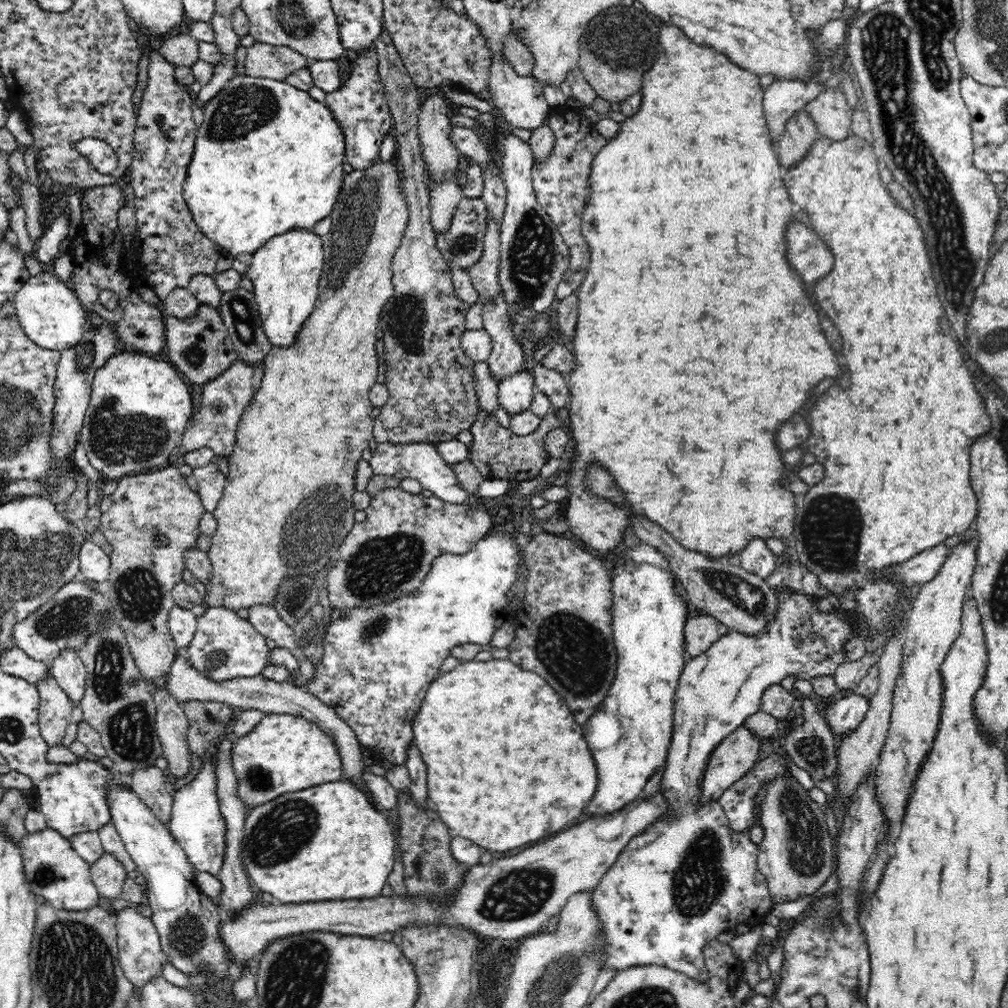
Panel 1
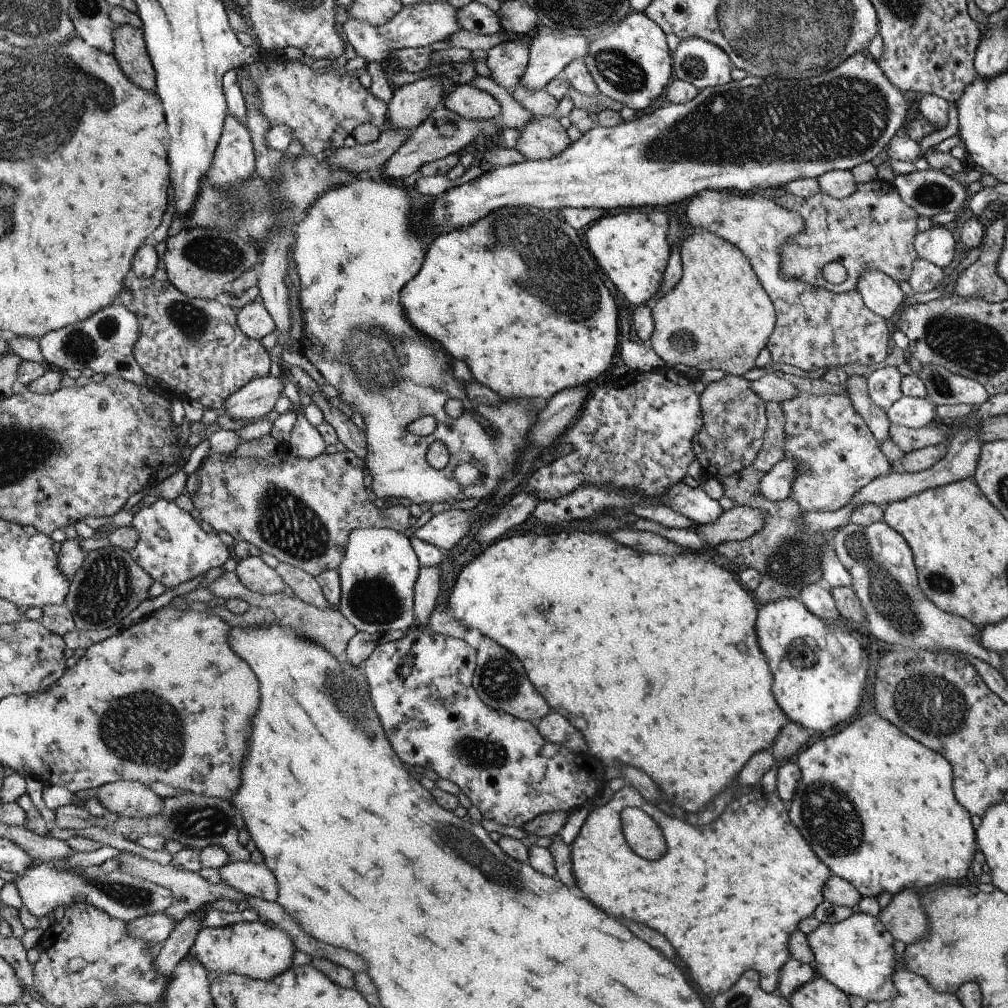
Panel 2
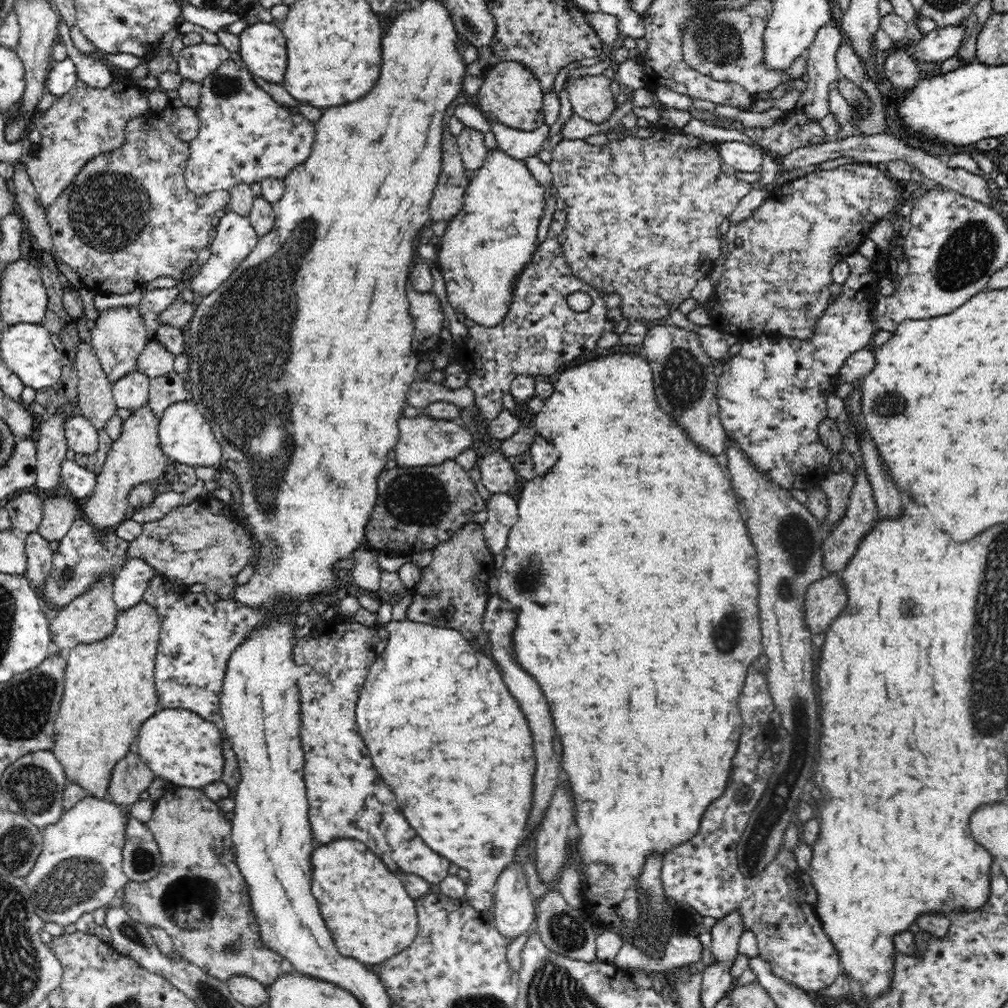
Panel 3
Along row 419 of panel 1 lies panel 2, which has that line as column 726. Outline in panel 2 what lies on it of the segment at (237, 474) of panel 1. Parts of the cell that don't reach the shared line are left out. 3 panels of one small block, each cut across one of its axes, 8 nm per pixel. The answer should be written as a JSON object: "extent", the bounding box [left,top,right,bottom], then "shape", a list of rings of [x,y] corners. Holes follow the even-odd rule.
{"extent":[648,230,776,376],"shape":[[[697,230],[681,242],[682,276],[666,296],[651,306],[654,330],[648,343],[662,358],[666,369],[684,364],[700,371],[723,370],[730,375],[742,376],[755,367],[760,350],[768,344],[768,338],[776,326],[776,310],[750,261],[742,250],[730,244],[718,234]]]}

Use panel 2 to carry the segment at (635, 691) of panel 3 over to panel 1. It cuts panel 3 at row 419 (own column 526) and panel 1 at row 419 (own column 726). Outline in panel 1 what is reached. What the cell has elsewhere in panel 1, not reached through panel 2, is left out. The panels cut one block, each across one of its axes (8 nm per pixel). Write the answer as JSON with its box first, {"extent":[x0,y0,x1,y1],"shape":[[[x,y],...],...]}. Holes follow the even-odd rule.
{"extent":[560,24,842,560],"shape":[[[662,24],[662,26],[660,26],[660,40],[658,40],[658,56],[656,56],[652,68],[644,74],[641,95],[642,106],[640,106],[638,114],[626,117],[623,122],[619,123],[620,130],[618,130],[618,134],[609,138],[608,142],[594,157],[589,176],[590,196],[582,213],[581,232],[590,248],[591,256],[587,274],[576,291],[580,304],[578,308],[576,332],[574,332],[574,338],[572,338],[572,345],[570,346],[574,354],[575,368],[567,378],[570,389],[570,408],[566,428],[570,435],[573,435],[576,452],[568,463],[568,471],[565,472],[567,477],[566,489],[569,494],[563,502],[560,502],[560,508],[564,507],[562,509],[564,509],[565,516],[567,516],[567,526],[569,526],[570,532],[575,536],[573,538],[576,538],[576,540],[586,545],[586,548],[594,548],[594,550],[598,550],[605,554],[607,552],[616,553],[616,548],[620,548],[620,544],[622,544],[622,530],[630,528],[628,510],[634,512],[634,514],[644,514],[644,516],[648,516],[652,522],[660,524],[664,530],[668,530],[668,532],[676,538],[676,541],[678,541],[678,544],[682,545],[682,547],[704,553],[704,555],[708,555],[708,557],[714,559],[723,560],[724,558],[730,558],[730,556],[732,556],[734,560],[739,552],[748,544],[749,540],[757,538],[766,540],[770,537],[780,537],[784,539],[784,545],[790,546],[793,539],[798,497],[781,485],[781,480],[786,477],[788,468],[782,463],[782,450],[777,447],[776,430],[778,430],[778,427],[782,423],[785,423],[788,418],[792,418],[794,414],[800,413],[796,412],[796,410],[800,410],[798,406],[802,406],[802,404],[808,400],[810,390],[812,390],[822,378],[826,378],[826,376],[840,376],[840,374],[842,374],[842,368],[840,368],[840,364],[838,364],[838,360],[836,360],[836,356],[834,356],[834,352],[832,352],[832,348],[830,348],[830,344],[828,344],[828,340],[826,340],[826,336],[824,336],[824,332],[822,332],[822,328],[820,328],[818,310],[816,310],[812,298],[806,294],[806,286],[804,286],[802,278],[800,278],[792,268],[788,268],[790,262],[788,262],[788,258],[786,258],[786,250],[788,250],[788,248],[786,248],[786,228],[788,228],[788,224],[790,224],[792,220],[797,220],[797,206],[788,196],[788,189],[786,189],[784,178],[782,178],[786,168],[778,162],[778,155],[774,152],[774,146],[772,146],[770,130],[768,130],[764,108],[762,108],[764,88],[760,86],[760,76],[758,76],[758,74],[744,74],[742,68],[738,68],[736,64],[732,64],[730,58],[726,58],[724,54],[718,54],[718,50],[706,48],[706,46],[698,46],[698,44],[690,42],[678,26]],[[732,266],[764,266],[764,268],[732,268]],[[596,462],[602,464],[606,470],[610,470],[610,474],[614,476],[614,480],[618,482],[618,486],[622,488],[622,492],[626,494],[627,504],[632,504],[632,508],[628,508],[628,506],[622,508],[622,506],[616,505],[616,503],[610,503],[610,500],[598,498],[595,494],[589,492],[589,488],[583,483],[585,470],[590,463]]]}

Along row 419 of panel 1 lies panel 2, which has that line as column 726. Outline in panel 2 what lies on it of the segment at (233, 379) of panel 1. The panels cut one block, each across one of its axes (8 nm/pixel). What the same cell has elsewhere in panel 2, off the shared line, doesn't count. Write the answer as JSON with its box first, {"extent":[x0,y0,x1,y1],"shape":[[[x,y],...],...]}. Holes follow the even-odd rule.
{"extent":[685,190,890,372],"shape":[[[702,190],[691,198],[685,212],[691,228],[718,234],[742,250],[742,254],[750,261],[776,310],[776,326],[766,344],[773,363],[782,362],[803,372],[812,372],[856,362],[870,366],[885,360],[890,342],[886,319],[872,312],[857,290],[834,294],[802,280],[782,278],[778,252],[784,242],[794,239],[804,230],[801,214],[790,212],[757,192],[738,196],[726,190]]]}

